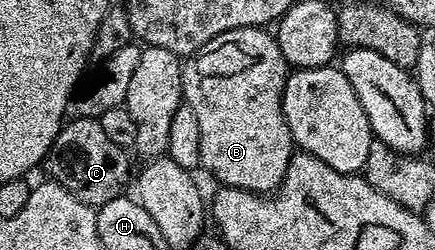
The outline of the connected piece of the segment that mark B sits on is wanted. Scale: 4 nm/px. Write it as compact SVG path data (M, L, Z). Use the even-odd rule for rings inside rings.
M255 25L223 31L198 53L184 58L181 96L199 123L200 168L221 181L217 183L262 195L280 189L295 152L283 115L286 76L287 66L276 36Z

